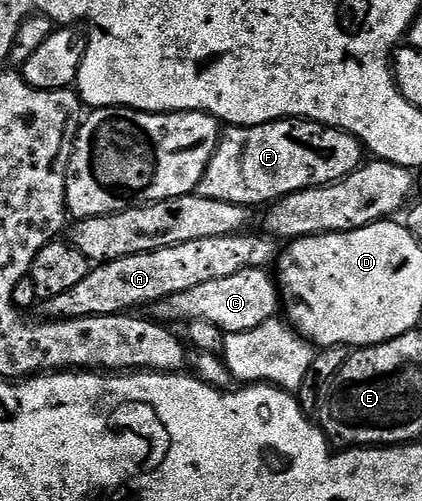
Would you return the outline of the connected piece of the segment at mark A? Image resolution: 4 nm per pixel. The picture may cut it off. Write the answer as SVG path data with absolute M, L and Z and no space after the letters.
M260 231L252 232L235 233L232 237L218 239L190 239L190 243L178 243L174 247L162 247L158 251L142 251L142 255L126 255L122 259L97 264L89 268L86 279L80 280L73 289L65 291L63 295L54 295L49 301L43 302L43 316L54 321L69 321L83 317L128 313L139 310L136 309L139 305L150 307L170 295L190 291L190 287L199 287L202 283L210 283L213 279L226 279L229 275L238 275L238 271L268 269L278 257L277 238Z

